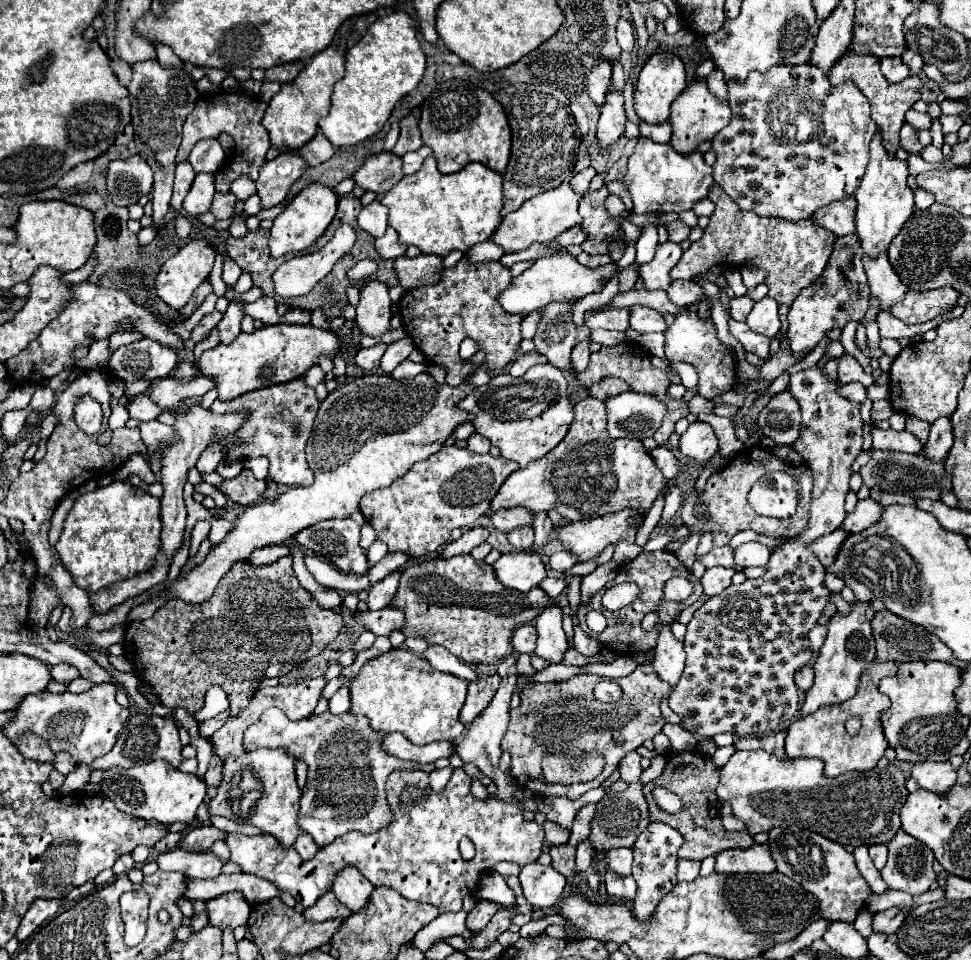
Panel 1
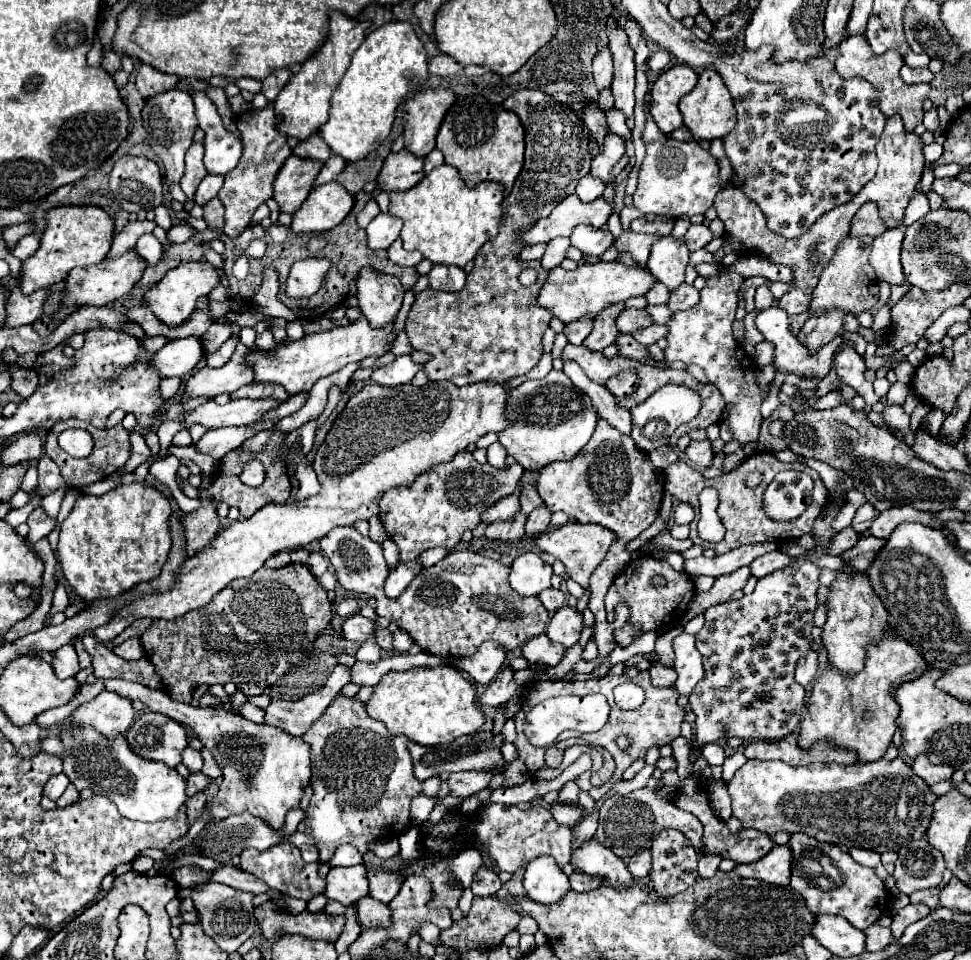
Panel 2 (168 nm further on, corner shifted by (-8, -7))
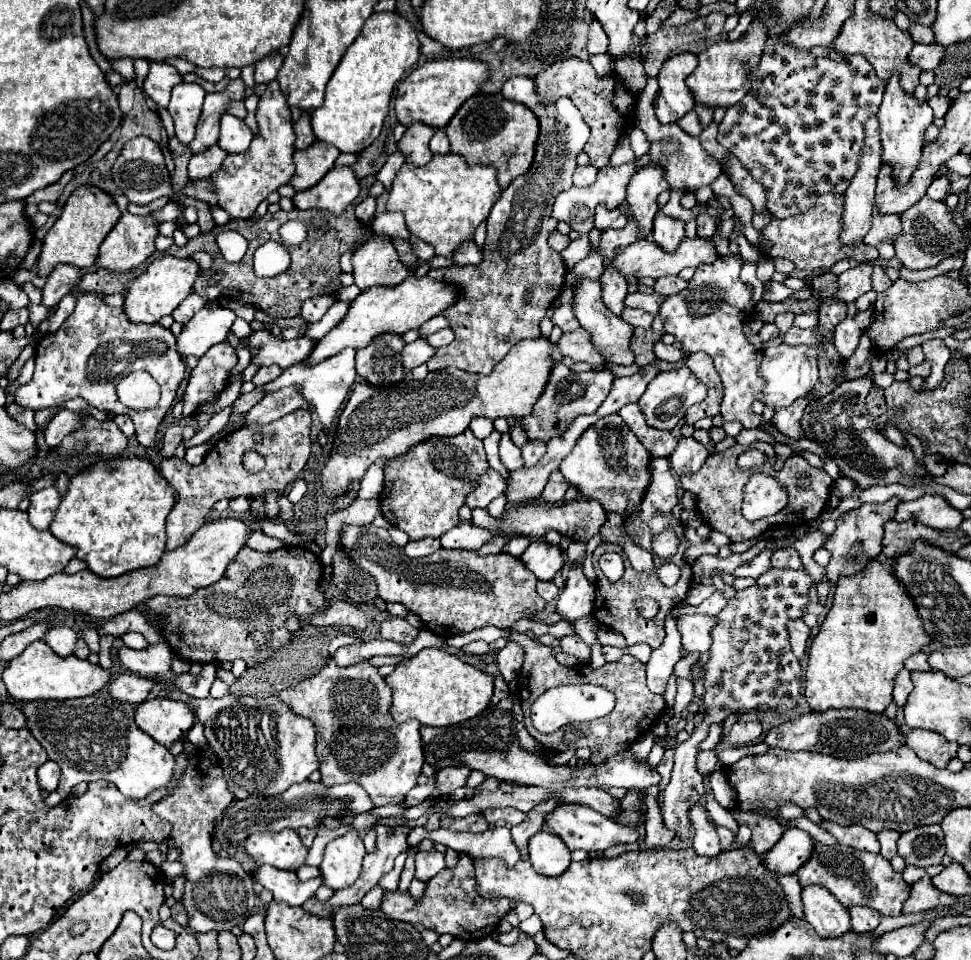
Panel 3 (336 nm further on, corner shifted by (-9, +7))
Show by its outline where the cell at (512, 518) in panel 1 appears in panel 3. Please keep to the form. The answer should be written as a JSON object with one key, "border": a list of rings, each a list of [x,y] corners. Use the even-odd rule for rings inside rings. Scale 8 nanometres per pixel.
{"border":[[[491,468],[481,476],[481,480],[477,482],[477,488],[467,496],[467,506],[485,508],[493,498],[501,496],[503,492],[505,492],[505,478]]]}

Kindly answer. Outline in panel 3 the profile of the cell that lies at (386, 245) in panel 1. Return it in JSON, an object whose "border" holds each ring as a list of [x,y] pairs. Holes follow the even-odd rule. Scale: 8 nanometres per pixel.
{"border":[[[409,236],[409,244],[411,244],[411,248],[413,248],[413,252],[415,252],[415,256],[419,258],[419,260],[429,260],[429,258],[433,258],[433,246],[429,246],[429,244],[425,244],[423,240],[419,240],[417,236]]]}

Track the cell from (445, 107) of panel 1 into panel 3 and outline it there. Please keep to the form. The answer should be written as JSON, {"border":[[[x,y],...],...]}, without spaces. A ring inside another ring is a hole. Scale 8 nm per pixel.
{"border":[[[477,92],[455,112],[455,116],[445,126],[445,134],[449,136],[453,154],[461,154],[469,166],[493,164],[499,170],[499,186],[507,188],[511,180],[525,174],[533,162],[539,122],[523,104],[505,100],[501,94]]]}

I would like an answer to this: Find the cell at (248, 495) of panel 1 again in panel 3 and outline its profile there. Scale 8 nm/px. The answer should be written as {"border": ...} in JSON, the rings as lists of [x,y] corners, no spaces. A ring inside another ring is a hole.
{"border":[[[297,410],[265,426],[251,424],[251,426],[243,426],[235,430],[233,434],[215,442],[199,466],[189,466],[185,460],[179,460],[179,458],[165,458],[161,462],[161,474],[177,492],[177,502],[167,516],[167,550],[181,548],[193,536],[193,532],[197,532],[203,526],[203,520],[213,508],[213,504],[223,498],[231,500],[237,496],[245,496],[253,500],[257,496],[273,492],[277,494],[281,520],[291,524],[293,508],[289,500],[285,498],[285,488],[295,482],[295,478],[299,476],[299,472],[305,468],[309,460],[309,454],[311,454],[309,428],[311,428],[309,410]],[[255,434],[261,434],[261,442],[253,440]],[[245,450],[257,450],[265,456],[267,466],[263,472],[249,474],[241,466],[241,454]]]}

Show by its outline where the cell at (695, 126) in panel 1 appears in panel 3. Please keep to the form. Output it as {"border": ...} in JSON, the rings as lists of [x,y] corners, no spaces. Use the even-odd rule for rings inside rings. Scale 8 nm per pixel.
{"border":[[[751,22],[747,34],[743,38],[739,38],[735,42],[719,42],[719,44],[707,46],[699,54],[699,66],[687,78],[687,86],[695,96],[695,104],[711,108],[711,110],[729,108],[729,106],[737,104],[751,88],[749,70],[745,68],[745,64],[747,62],[755,64],[759,60],[765,38],[767,38],[765,26],[761,22]]]}

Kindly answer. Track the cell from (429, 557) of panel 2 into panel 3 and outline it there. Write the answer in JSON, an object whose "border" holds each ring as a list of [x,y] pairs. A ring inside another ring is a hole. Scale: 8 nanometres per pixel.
{"border":[[[459,524],[457,528],[451,528],[445,536],[441,536],[441,548],[471,548],[471,550],[479,550],[485,542],[491,540],[491,532],[477,528],[473,524]]]}

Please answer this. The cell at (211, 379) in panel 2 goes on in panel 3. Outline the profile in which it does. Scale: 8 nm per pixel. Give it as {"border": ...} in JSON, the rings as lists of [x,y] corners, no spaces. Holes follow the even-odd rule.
{"border":[[[267,330],[261,332],[251,332],[249,336],[243,338],[243,344],[253,352],[257,350],[257,354],[251,356],[251,364],[255,366],[269,366],[269,364],[277,364],[283,370],[299,364],[305,360],[305,356],[309,356],[309,352],[313,350],[313,340],[309,338],[293,338],[293,340],[281,340],[277,336],[273,336]]]}

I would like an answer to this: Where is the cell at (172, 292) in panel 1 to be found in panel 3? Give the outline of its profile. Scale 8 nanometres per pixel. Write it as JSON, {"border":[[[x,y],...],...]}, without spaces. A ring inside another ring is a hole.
{"border":[[[165,254],[153,260],[149,268],[139,278],[133,278],[127,286],[123,304],[127,318],[131,322],[159,322],[163,316],[169,316],[193,292],[193,282],[199,272],[199,264],[191,258],[175,258]]]}

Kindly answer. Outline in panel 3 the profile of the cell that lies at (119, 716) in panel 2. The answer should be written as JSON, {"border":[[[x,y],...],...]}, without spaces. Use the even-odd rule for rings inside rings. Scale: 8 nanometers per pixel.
{"border":[[[121,674],[109,682],[109,696],[115,700],[127,700],[129,704],[141,704],[155,680],[141,678],[137,674]]]}

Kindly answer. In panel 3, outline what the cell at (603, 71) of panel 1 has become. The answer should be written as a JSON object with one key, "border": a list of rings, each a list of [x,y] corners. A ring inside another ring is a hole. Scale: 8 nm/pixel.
{"border":[[[595,20],[591,24],[591,30],[589,30],[589,42],[587,42],[587,50],[589,54],[605,54],[607,52],[607,46],[609,46],[609,40],[605,36],[605,30],[601,28],[601,24]]]}

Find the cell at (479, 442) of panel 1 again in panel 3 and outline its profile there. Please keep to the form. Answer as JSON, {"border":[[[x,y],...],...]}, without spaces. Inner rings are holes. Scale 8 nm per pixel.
{"border":[[[503,434],[501,436],[501,442],[499,442],[499,458],[501,458],[501,462],[505,464],[507,470],[517,470],[517,468],[523,466],[521,450],[511,442],[509,434]]]}

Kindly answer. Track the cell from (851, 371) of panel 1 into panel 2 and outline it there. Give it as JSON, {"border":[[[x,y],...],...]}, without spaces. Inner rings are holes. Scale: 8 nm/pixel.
{"border":[[[842,344],[838,348],[836,358],[834,358],[834,370],[836,370],[840,382],[852,386],[866,400],[868,406],[878,402],[878,398],[874,394],[874,388],[872,388],[872,382],[864,380],[864,370],[866,370],[864,368],[864,358],[852,346]]]}

